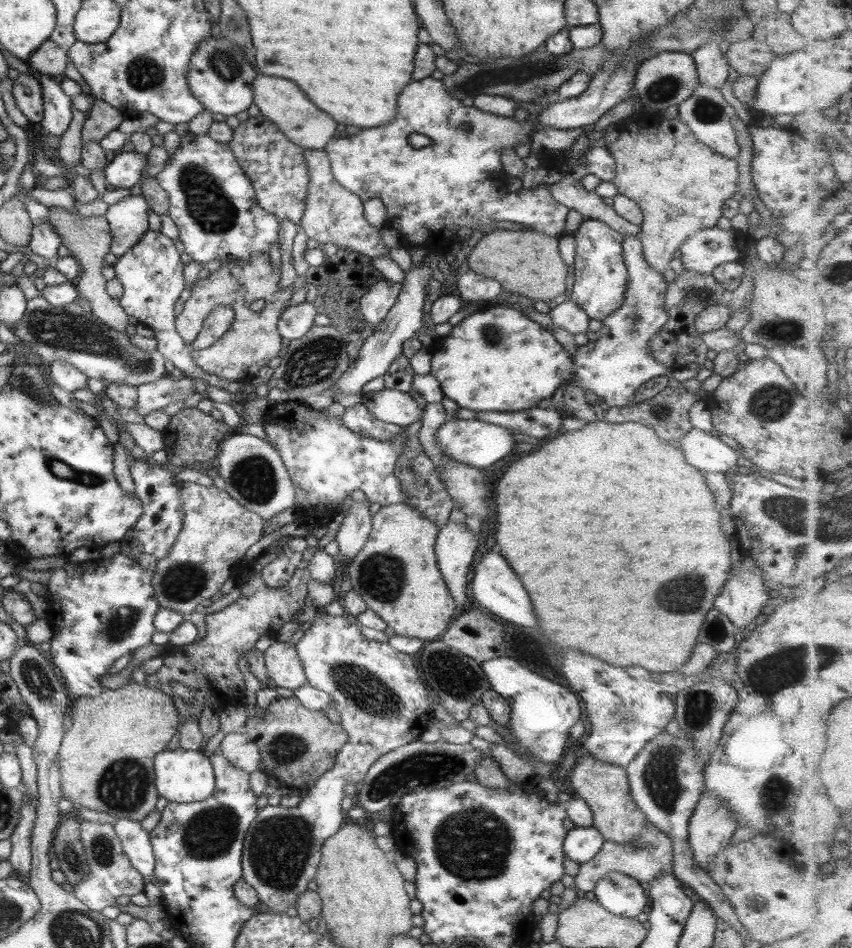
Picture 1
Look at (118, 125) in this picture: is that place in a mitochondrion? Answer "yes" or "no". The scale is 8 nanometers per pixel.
no

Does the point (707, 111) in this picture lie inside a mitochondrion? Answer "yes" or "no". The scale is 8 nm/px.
yes

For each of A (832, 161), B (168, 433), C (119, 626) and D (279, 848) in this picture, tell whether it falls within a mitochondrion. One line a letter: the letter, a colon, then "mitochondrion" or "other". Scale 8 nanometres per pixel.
A: other
B: other
C: mitochondrion
D: mitochondrion

